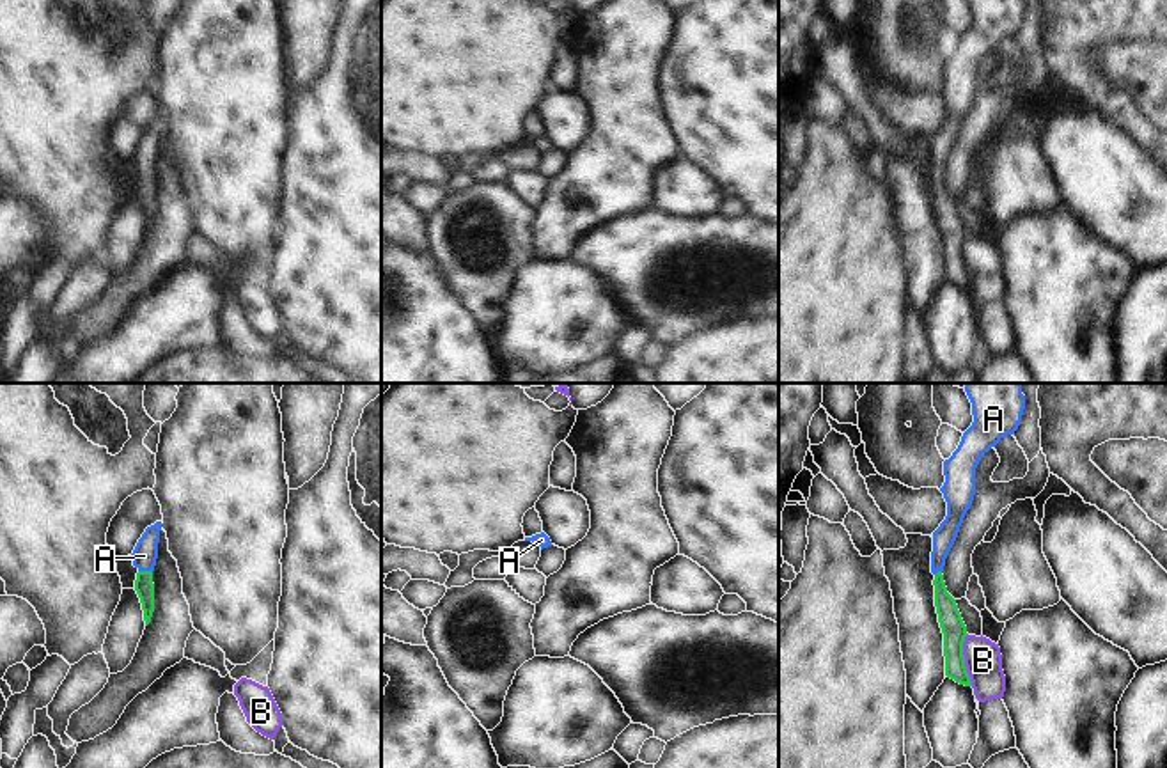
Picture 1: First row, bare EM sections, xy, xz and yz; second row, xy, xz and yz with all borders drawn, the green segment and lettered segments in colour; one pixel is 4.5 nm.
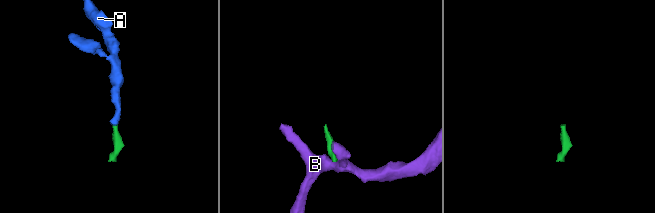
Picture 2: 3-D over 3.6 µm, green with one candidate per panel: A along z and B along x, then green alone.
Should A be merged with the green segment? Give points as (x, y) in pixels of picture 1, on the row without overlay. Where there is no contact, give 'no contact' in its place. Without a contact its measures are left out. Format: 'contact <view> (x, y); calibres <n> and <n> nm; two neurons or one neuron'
contact xy (146, 174); calibres 90 and 120 nm; one neuron

